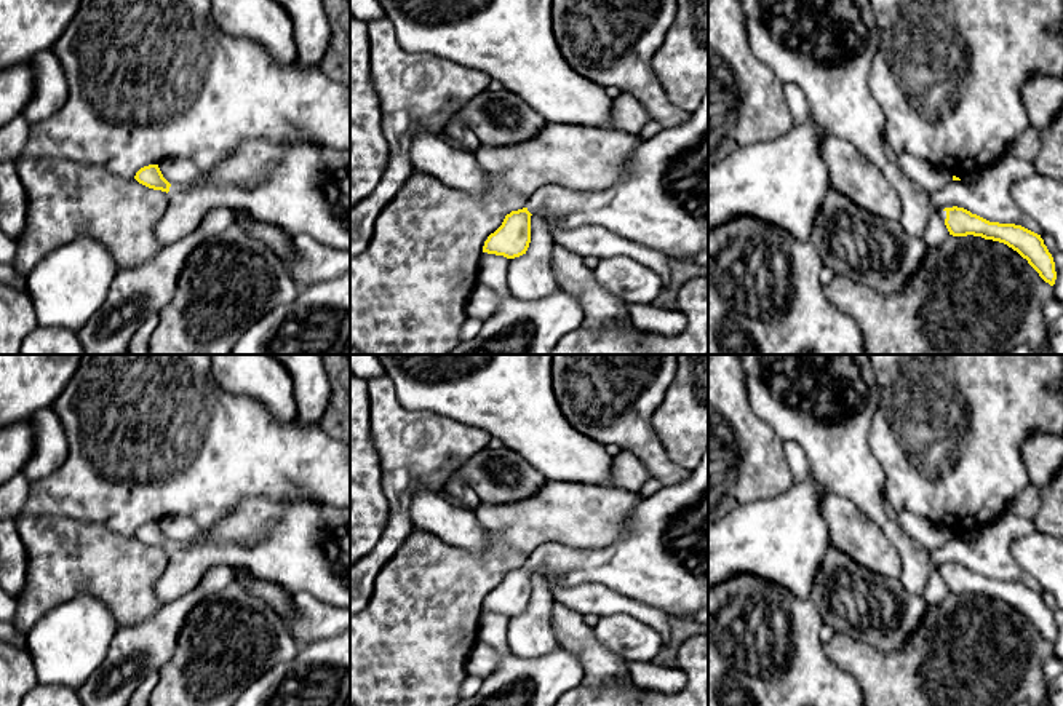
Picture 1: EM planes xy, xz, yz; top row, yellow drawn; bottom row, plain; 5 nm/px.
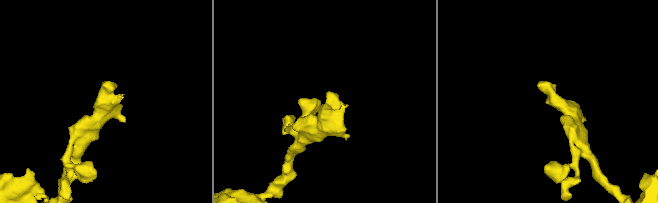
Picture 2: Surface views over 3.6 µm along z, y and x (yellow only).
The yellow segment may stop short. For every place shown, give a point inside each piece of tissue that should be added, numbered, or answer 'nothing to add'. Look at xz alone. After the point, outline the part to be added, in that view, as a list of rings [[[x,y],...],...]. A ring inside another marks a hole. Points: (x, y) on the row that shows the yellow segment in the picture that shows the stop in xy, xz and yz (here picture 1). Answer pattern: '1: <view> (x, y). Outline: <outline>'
1: xz (660, 200). Outline: [[[708,89],[687,121],[643,141],[611,187],[575,192],[548,184],[526,208],[566,228],[601,225],[670,260],[708,252]]]

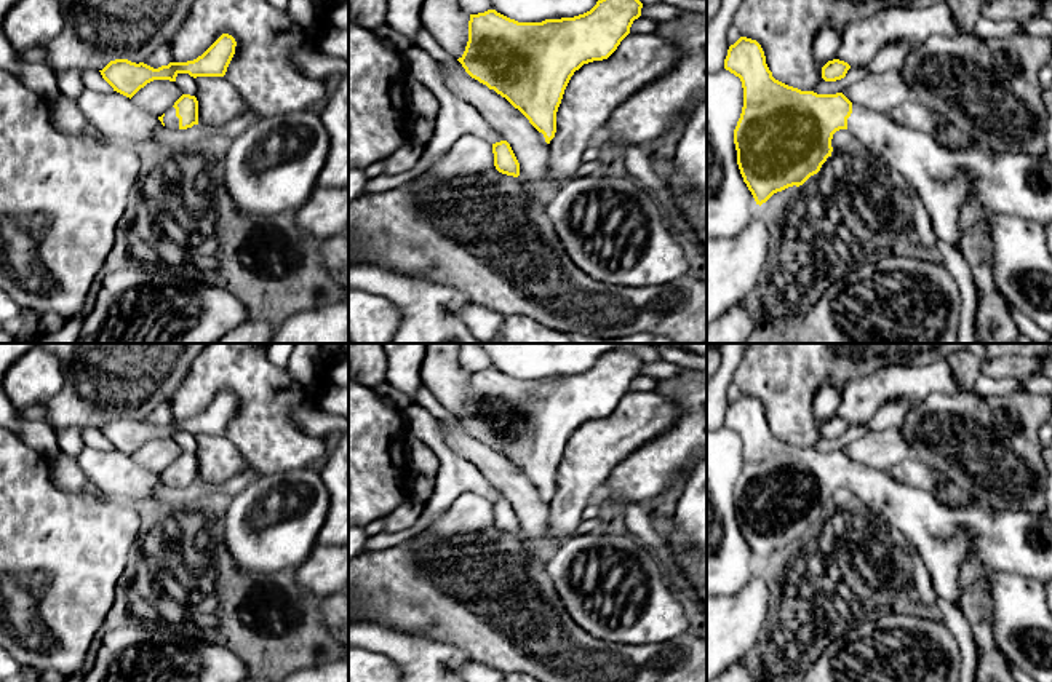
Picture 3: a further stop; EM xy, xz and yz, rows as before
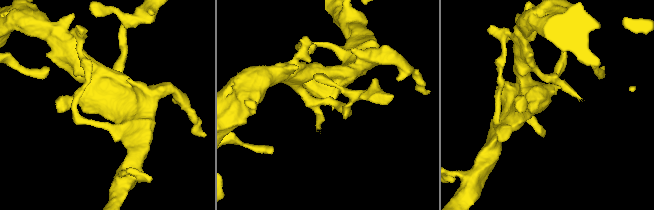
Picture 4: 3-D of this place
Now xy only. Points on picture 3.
1: xy (170, 118). Outline: [[[169,107],[163,117],[165,128],[179,129],[179,118],[176,117],[176,109]]]

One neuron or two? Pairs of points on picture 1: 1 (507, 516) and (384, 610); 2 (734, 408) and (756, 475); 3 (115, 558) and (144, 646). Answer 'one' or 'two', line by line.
1: one
2: one
3: two

